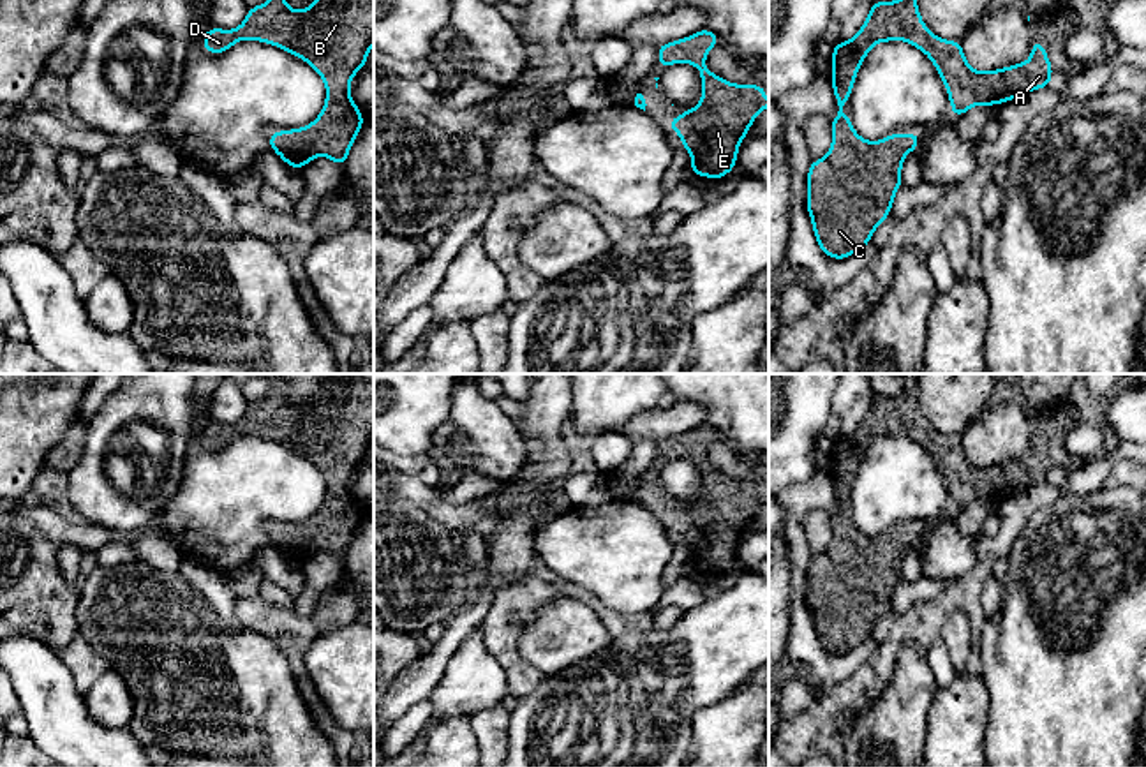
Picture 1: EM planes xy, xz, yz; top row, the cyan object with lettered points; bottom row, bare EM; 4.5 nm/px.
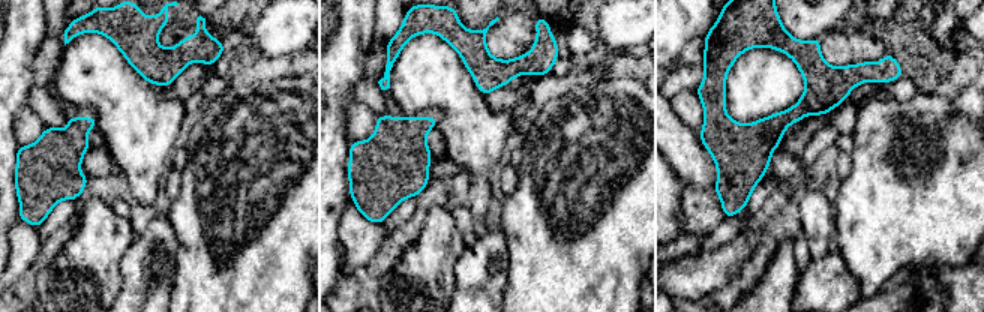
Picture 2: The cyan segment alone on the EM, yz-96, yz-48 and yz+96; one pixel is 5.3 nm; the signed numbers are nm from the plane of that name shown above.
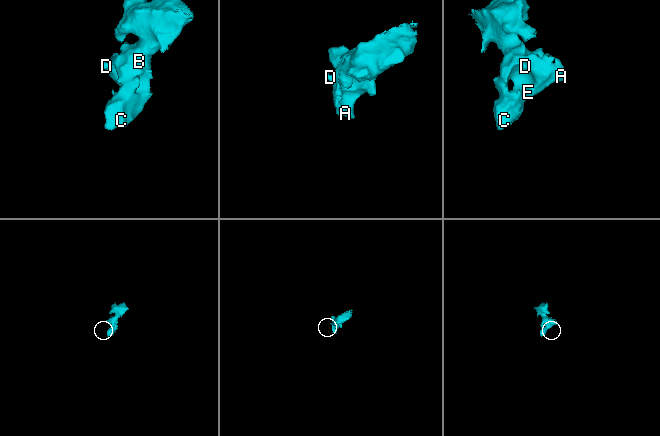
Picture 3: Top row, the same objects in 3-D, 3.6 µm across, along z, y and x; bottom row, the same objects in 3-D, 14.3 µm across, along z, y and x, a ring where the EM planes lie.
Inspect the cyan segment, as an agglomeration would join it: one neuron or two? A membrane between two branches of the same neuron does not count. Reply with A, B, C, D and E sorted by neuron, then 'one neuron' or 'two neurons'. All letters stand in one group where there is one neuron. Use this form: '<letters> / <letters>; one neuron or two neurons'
A B C D E; one neuron

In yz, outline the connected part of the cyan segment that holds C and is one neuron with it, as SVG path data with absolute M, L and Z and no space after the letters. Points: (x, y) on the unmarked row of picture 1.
M901 374L901 377L906 391L894 397L874 395L859 428L834 439L830 453L834 462L830 480L839 506L830 515L829 548L813 555L807 564L806 599L818 642L832 654L846 654L871 637L903 580L904 550L915 547L920 536L917 527L866 536L853 525L852 513L843 508L857 465L874 439L906 436L924 446L947 483L956 513L977 499L1005 499L1051 480L1053 460L1037 434L1024 458L989 467L971 464L961 436L943 436L924 420L915 393L915 374Z

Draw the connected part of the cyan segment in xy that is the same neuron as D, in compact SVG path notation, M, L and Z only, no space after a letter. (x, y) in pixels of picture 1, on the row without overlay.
M272 374L270 381L272 393L249 402L238 423L210 421L201 432L205 446L220 450L234 437L252 434L305 455L326 480L323 506L301 524L275 525L268 532L270 543L294 564L301 564L317 550L346 561L365 518L349 490L349 480L365 462L374 439L374 374L331 381L305 406L293 406L286 398L282 374Z

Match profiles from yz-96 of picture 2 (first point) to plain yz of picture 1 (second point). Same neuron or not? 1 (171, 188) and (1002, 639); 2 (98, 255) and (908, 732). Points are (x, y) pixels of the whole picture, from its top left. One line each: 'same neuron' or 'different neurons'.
1: different neurons
2: same neuron

